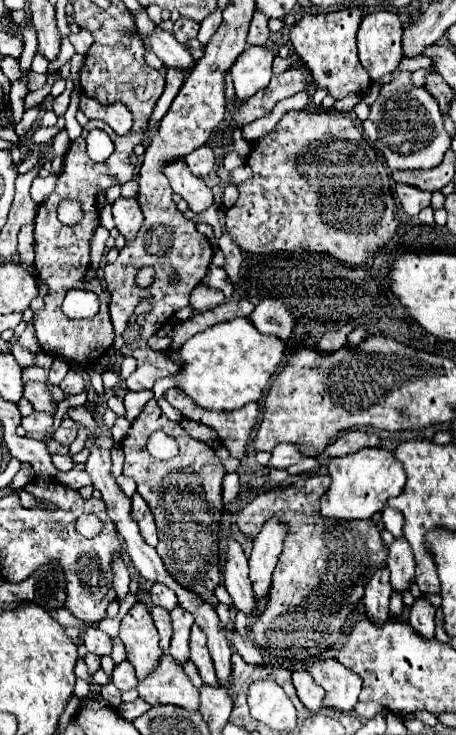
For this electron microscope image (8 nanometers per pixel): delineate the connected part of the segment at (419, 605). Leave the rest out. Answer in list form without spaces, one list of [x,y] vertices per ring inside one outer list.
[[[418,598],[410,608],[410,626],[422,638],[434,638],[434,614],[436,610],[426,602],[426,598]]]

